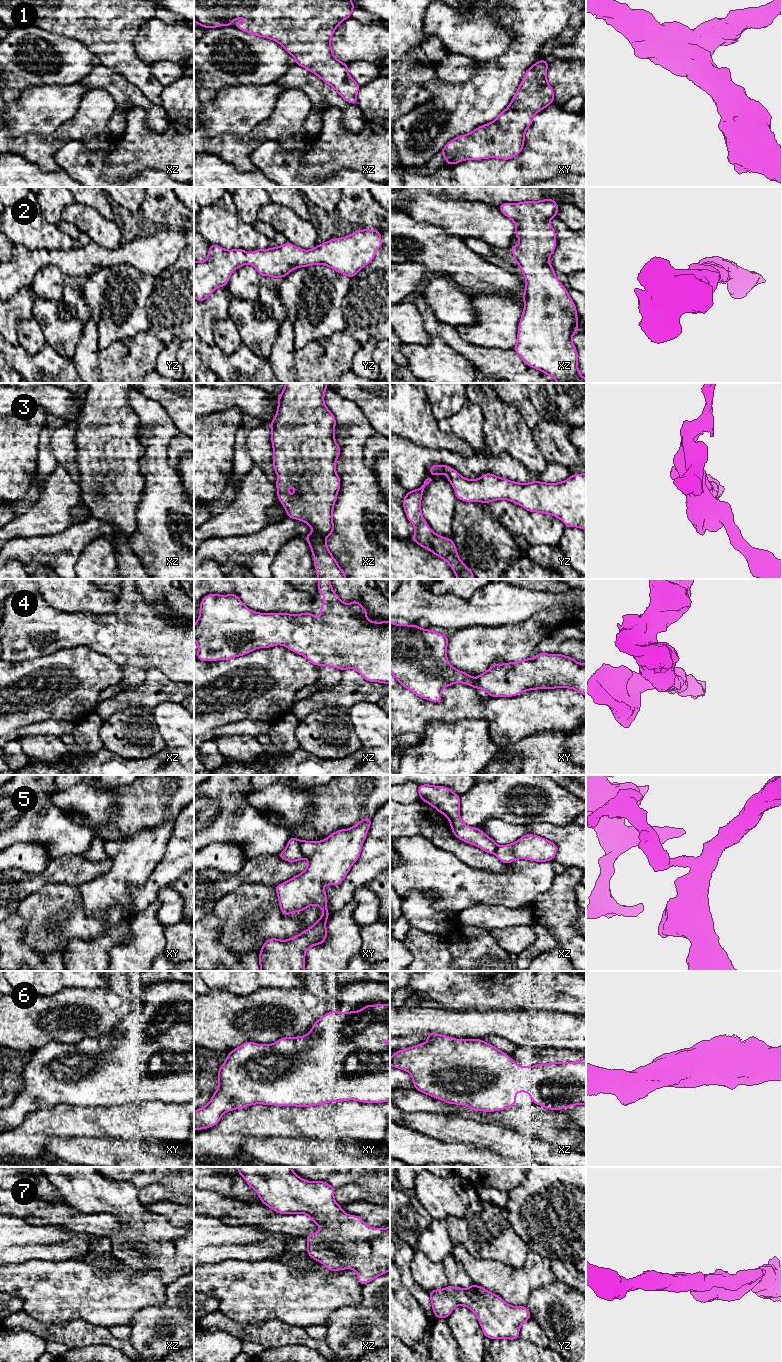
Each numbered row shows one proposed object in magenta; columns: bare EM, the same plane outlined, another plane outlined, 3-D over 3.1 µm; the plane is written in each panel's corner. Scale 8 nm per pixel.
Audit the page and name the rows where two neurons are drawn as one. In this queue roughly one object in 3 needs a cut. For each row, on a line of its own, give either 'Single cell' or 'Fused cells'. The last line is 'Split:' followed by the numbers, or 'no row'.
1: Single cell
2: Single cell
3: Single cell
4: Single cell
5: Fused cells
6: Single cell
7: Single cell
Split: 5

